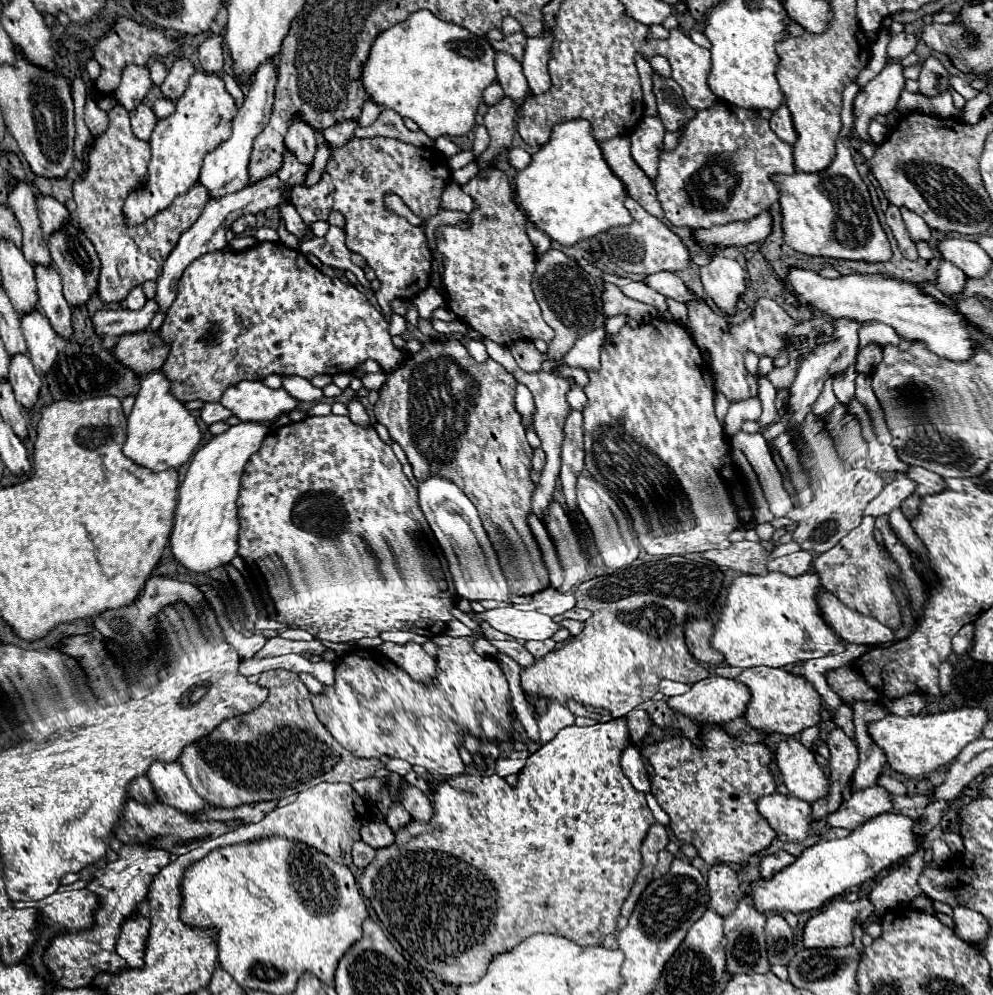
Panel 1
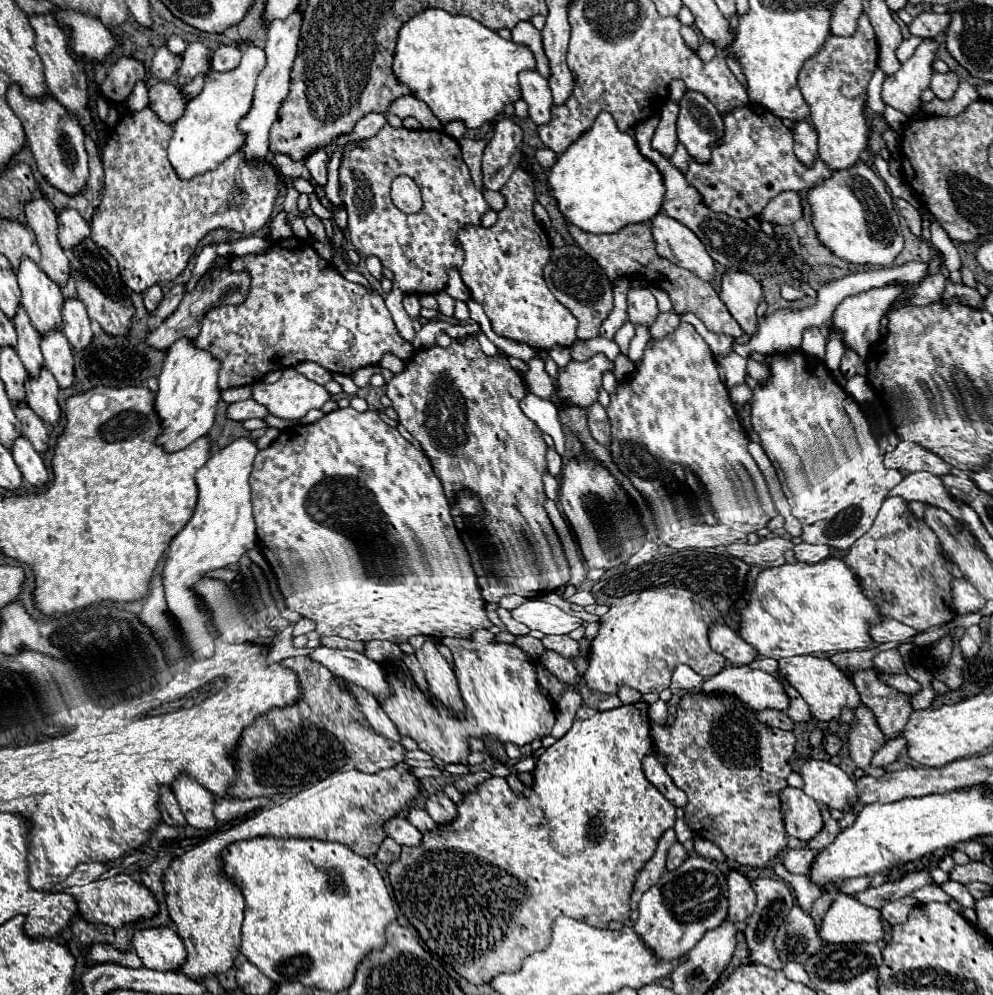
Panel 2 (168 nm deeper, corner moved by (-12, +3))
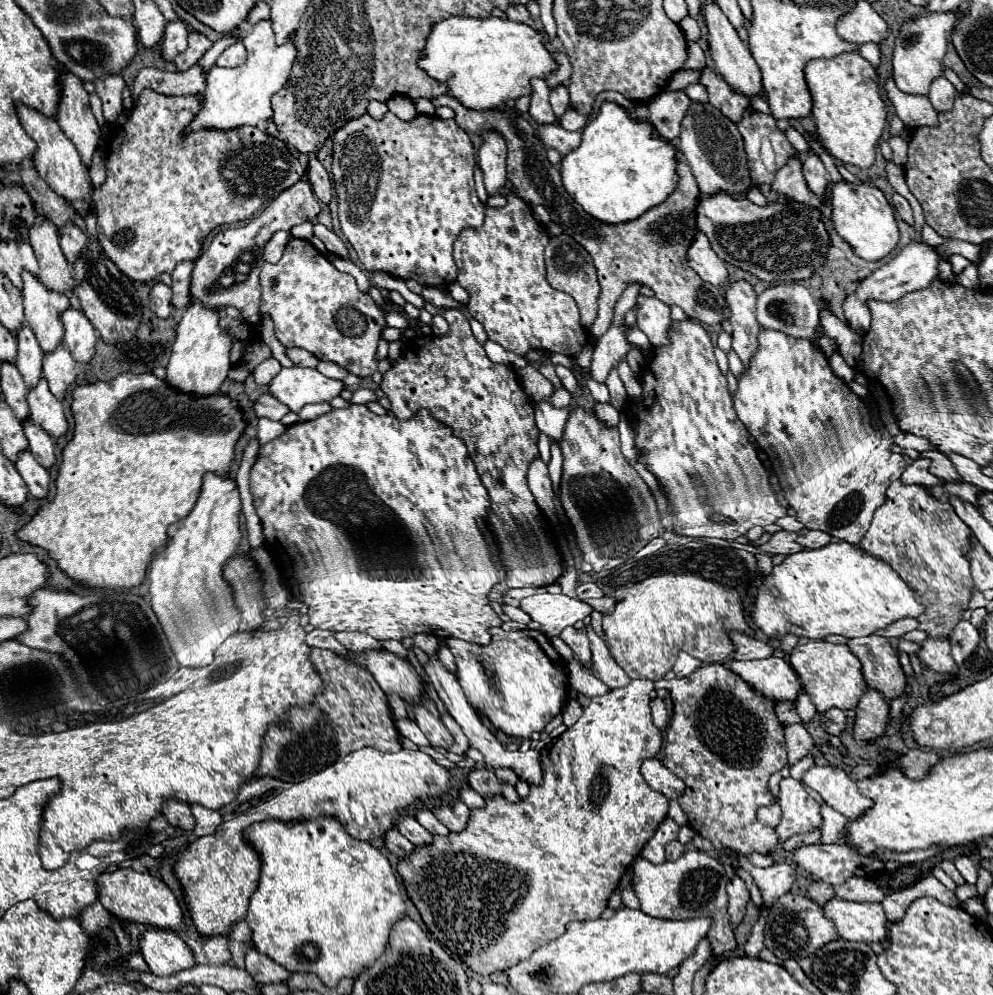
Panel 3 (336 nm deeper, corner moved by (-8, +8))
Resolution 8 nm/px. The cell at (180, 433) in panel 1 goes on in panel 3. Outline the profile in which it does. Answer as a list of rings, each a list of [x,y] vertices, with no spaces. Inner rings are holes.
[[[193,302],[181,322],[177,324],[177,340],[173,344],[173,354],[167,364],[165,380],[179,388],[181,392],[207,396],[219,390],[227,372],[233,368],[229,352],[233,346],[233,338],[229,336],[227,328],[219,326],[219,308],[209,308],[201,302]]]

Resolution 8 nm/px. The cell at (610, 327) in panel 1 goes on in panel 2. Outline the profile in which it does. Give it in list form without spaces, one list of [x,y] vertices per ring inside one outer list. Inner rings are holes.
[[[625,321],[625,323],[619,327],[619,331],[615,333],[615,343],[619,345],[621,353],[627,353],[627,349],[629,349],[629,343],[631,343],[633,335],[635,335],[633,323],[631,323],[631,321]]]

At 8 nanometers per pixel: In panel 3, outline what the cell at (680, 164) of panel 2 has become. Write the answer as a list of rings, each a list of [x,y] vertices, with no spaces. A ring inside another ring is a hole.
[[[449,94],[435,98],[433,104],[449,106],[451,110],[455,110],[455,120],[465,132],[471,132],[471,134],[483,134],[487,130],[499,132],[507,144],[507,180],[511,184],[511,188],[503,188],[503,192],[505,194],[513,192],[513,194],[521,196],[521,200],[525,200],[529,206],[537,206],[537,204],[545,206],[547,212],[551,214],[551,220],[557,222],[559,226],[563,226],[563,230],[569,236],[573,236],[591,254],[593,264],[599,274],[599,286],[601,286],[599,314],[589,328],[589,334],[593,336],[591,344],[595,344],[597,338],[601,338],[607,332],[607,328],[611,326],[613,304],[619,300],[619,296],[623,294],[623,290],[629,284],[649,286],[659,300],[663,300],[669,306],[681,306],[689,318],[699,320],[701,324],[715,326],[727,318],[729,310],[727,310],[727,304],[725,304],[725,298],[721,296],[721,292],[715,286],[705,284],[697,276],[697,272],[693,272],[693,268],[689,268],[689,264],[687,264],[687,250],[693,244],[695,234],[697,234],[695,208],[697,208],[699,196],[701,196],[695,176],[687,162],[683,162],[683,160],[679,162],[679,166],[677,166],[679,184],[665,202],[647,210],[637,220],[629,220],[623,224],[605,224],[605,222],[589,216],[565,192],[565,188],[561,184],[561,172],[549,164],[545,146],[535,136],[533,126],[517,110],[495,108],[495,110],[477,112],[477,110],[465,108],[459,100],[453,100],[453,96],[449,96]]]

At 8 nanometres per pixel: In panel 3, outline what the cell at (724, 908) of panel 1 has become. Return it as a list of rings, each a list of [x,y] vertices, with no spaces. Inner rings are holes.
[[[735,876],[727,884],[727,894],[729,894],[729,920],[733,924],[739,924],[745,916],[745,906],[749,902],[749,890],[745,882],[739,876]]]

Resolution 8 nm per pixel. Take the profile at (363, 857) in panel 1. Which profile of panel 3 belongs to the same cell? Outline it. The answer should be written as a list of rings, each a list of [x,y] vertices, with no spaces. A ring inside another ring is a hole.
[[[395,828],[385,834],[385,844],[387,844],[387,848],[389,848],[393,854],[397,854],[399,858],[411,856],[413,850],[415,850],[415,846],[413,846],[399,830],[395,830]]]

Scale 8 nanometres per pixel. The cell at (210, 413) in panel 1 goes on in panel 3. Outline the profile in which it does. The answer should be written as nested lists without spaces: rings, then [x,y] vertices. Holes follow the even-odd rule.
[[[263,394],[257,402],[255,402],[255,412],[257,416],[267,416],[269,420],[281,420],[285,414],[289,414],[289,406],[281,404],[275,396],[271,394]]]

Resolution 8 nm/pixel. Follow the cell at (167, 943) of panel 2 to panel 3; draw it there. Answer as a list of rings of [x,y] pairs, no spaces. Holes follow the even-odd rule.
[[[149,930],[141,936],[139,946],[155,976],[171,976],[195,966],[191,948],[173,930]]]

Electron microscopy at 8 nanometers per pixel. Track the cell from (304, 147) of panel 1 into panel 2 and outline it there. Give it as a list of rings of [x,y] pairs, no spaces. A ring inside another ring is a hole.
[[[315,149],[307,159],[305,159],[305,167],[309,169],[313,181],[317,185],[325,185],[327,183],[327,163],[329,163],[329,155],[325,153],[325,149]]]

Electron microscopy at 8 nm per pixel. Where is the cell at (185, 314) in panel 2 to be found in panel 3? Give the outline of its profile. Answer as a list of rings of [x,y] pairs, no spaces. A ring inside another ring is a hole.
[[[299,180],[285,192],[281,192],[257,218],[247,222],[245,226],[227,228],[215,234],[207,250],[199,260],[195,260],[195,268],[191,274],[191,300],[203,302],[205,306],[233,306],[241,312],[243,320],[249,320],[253,328],[261,326],[261,286],[259,286],[259,268],[263,264],[263,248],[271,240],[277,230],[291,230],[305,220],[313,220],[319,214],[319,202],[311,190],[309,180]]]

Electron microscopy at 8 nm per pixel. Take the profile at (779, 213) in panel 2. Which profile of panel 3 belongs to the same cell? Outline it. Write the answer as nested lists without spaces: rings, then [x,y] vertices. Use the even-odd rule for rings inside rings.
[[[797,154],[789,156],[789,162],[777,172],[775,182],[773,182],[773,190],[777,190],[777,192],[781,192],[801,204],[809,204],[813,192],[805,184],[803,162]]]

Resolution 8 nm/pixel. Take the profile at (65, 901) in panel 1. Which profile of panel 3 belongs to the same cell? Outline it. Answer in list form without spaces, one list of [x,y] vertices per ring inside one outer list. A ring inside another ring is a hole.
[[[119,868],[111,874],[101,874],[97,878],[99,886],[99,900],[107,908],[107,912],[115,914],[117,918],[125,922],[139,922],[139,924],[151,924],[157,928],[167,928],[175,932],[185,930],[183,922],[183,910],[179,906],[179,900],[175,894],[165,886],[165,882],[159,876],[153,876],[149,872],[135,872],[131,868]]]

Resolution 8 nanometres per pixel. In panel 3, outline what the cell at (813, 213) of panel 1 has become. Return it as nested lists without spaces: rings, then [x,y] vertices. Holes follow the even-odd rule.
[[[837,182],[831,188],[831,204],[833,204],[833,222],[843,240],[851,244],[857,256],[863,260],[875,262],[885,258],[899,242],[899,228],[895,222],[895,212],[885,200],[883,192],[873,184],[851,184]]]

